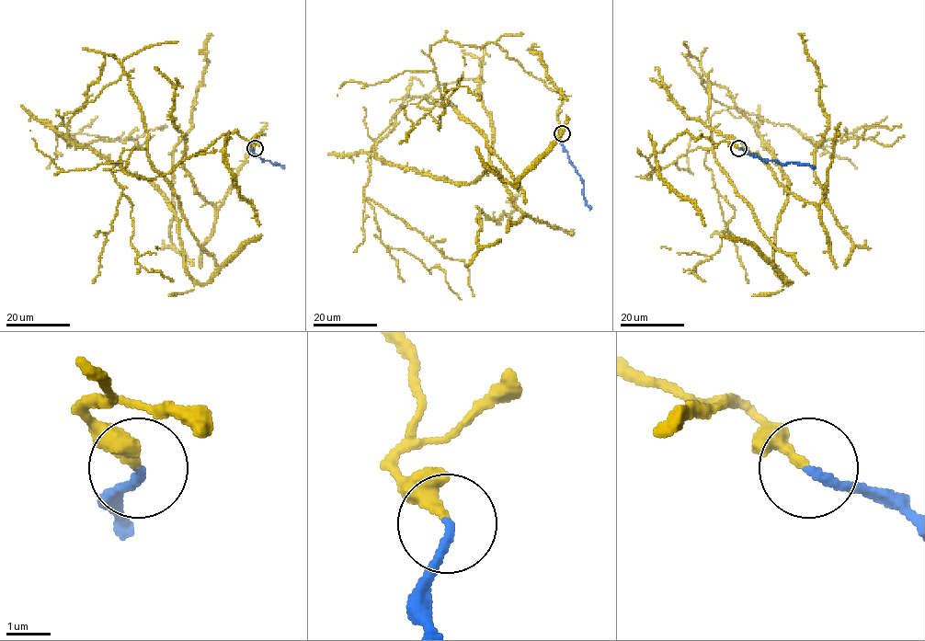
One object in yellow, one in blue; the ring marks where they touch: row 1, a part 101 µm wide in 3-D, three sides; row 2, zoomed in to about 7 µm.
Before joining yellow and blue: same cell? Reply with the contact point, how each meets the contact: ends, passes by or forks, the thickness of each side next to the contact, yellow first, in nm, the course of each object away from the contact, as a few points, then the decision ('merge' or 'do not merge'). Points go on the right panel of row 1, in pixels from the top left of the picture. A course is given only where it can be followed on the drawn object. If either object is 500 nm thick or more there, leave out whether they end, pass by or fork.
place (738, 148); yellow ends; blue ends; calibres 240 and 200 nm; course yellow (738, 148), (685, 132), (647, 159), (649, 178), (713, 147), (703, 74), (786, 176), (788, 282), (720, 235); course blue (738, 148), (759, 158), (815, 168); merge

